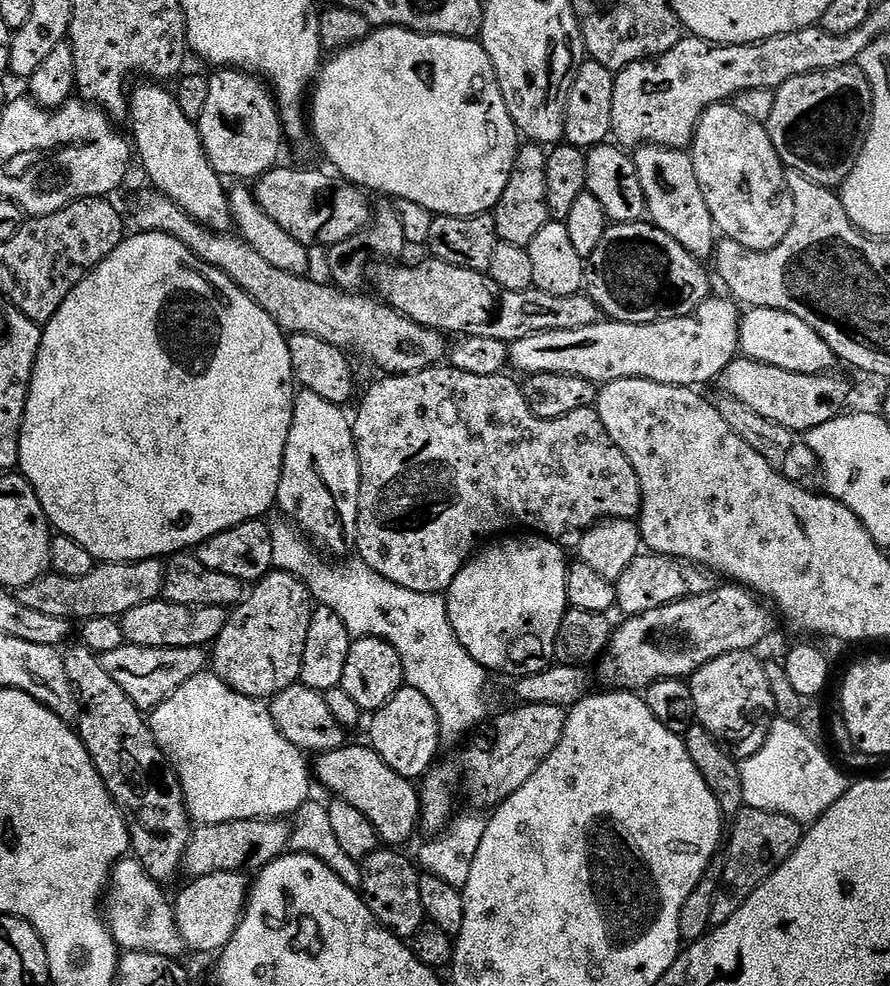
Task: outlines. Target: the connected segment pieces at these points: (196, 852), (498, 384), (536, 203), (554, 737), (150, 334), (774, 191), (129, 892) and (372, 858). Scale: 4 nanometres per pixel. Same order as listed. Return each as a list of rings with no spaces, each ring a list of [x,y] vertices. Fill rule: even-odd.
[[[283,819],[235,820],[221,824],[199,825],[189,835],[182,872],[185,877],[209,876],[215,872],[247,873],[247,868],[259,870],[271,860],[277,860],[289,847],[292,828]]]
[[[451,366],[424,368],[421,372],[407,374],[388,374],[377,384],[368,388],[360,409],[356,412],[356,420],[351,421],[352,437],[356,439],[356,457],[360,467],[360,493],[358,494],[358,522],[356,523],[355,551],[360,551],[359,559],[373,568],[382,578],[415,592],[447,593],[454,578],[472,559],[481,547],[480,540],[492,536],[495,532],[504,532],[507,528],[528,528],[529,533],[556,541],[565,550],[579,549],[584,533],[602,520],[636,520],[640,515],[640,483],[638,474],[634,474],[634,466],[614,446],[610,434],[606,434],[606,426],[602,426],[602,418],[595,407],[574,410],[574,414],[566,414],[562,418],[543,420],[530,410],[524,397],[524,389],[519,383],[508,377],[479,376],[466,374]]]
[[[528,142],[517,151],[510,182],[506,182],[506,190],[502,190],[502,198],[494,209],[496,238],[499,243],[527,248],[530,242],[534,242],[534,234],[538,234],[542,226],[550,223],[546,206],[547,161],[548,152],[539,144]]]
[[[525,704],[516,706],[513,712],[506,713],[501,720],[489,719],[486,726],[481,727],[467,741],[469,744],[461,752],[456,752],[445,760],[443,757],[424,773],[418,784],[419,831],[428,832],[427,834],[443,832],[452,823],[459,800],[473,804],[476,807],[473,809],[476,810],[491,809],[526,786],[530,774],[534,774],[534,770],[538,770],[541,762],[554,750],[554,746],[558,746],[567,717],[567,711],[558,706]]]
[[[137,231],[135,235],[125,235],[123,242],[97,268],[92,269],[87,276],[84,276],[82,282],[78,282],[78,286],[74,286],[74,290],[70,290],[70,294],[66,294],[66,302],[62,302],[62,306],[58,306],[54,318],[50,318],[50,322],[43,325],[40,334],[40,349],[36,355],[36,365],[32,371],[32,381],[24,411],[24,421],[20,424],[18,468],[24,479],[31,484],[36,492],[36,497],[39,498],[40,504],[48,516],[49,525],[59,535],[74,538],[74,542],[78,542],[78,546],[86,546],[86,550],[90,550],[92,557],[98,562],[106,564],[131,564],[134,560],[171,558],[177,554],[187,553],[202,542],[206,542],[232,527],[238,527],[239,524],[246,523],[247,520],[259,520],[267,517],[267,512],[276,504],[280,475],[284,465],[284,447],[292,425],[292,403],[296,401],[298,391],[292,374],[288,336],[277,326],[274,318],[270,318],[270,314],[266,314],[266,310],[262,310],[262,306],[255,304],[242,289],[236,287],[235,282],[229,276],[222,274],[222,270],[202,262],[189,248],[182,246],[182,242],[178,242],[178,238],[170,238],[170,234],[158,234],[157,232]]]
[[[735,103],[711,104],[696,123],[690,155],[712,221],[727,239],[738,242],[750,252],[769,252],[778,246],[778,242],[782,242],[782,238],[786,238],[786,234],[790,234],[790,226],[794,226],[794,198],[790,180],[765,125],[750,122],[750,118],[738,114]]]
[[[134,858],[116,863],[106,893],[106,923],[116,939],[117,949],[124,952],[149,952],[169,958],[185,955],[184,940],[176,925],[176,913],[171,899],[164,897],[161,885],[150,878]]]
[[[377,850],[364,859],[359,865],[361,870],[361,886],[358,889],[364,898],[364,904],[374,914],[374,918],[387,932],[401,938],[411,938],[426,923],[422,910],[422,896],[418,894],[421,873],[417,865],[412,864],[396,850]]]

